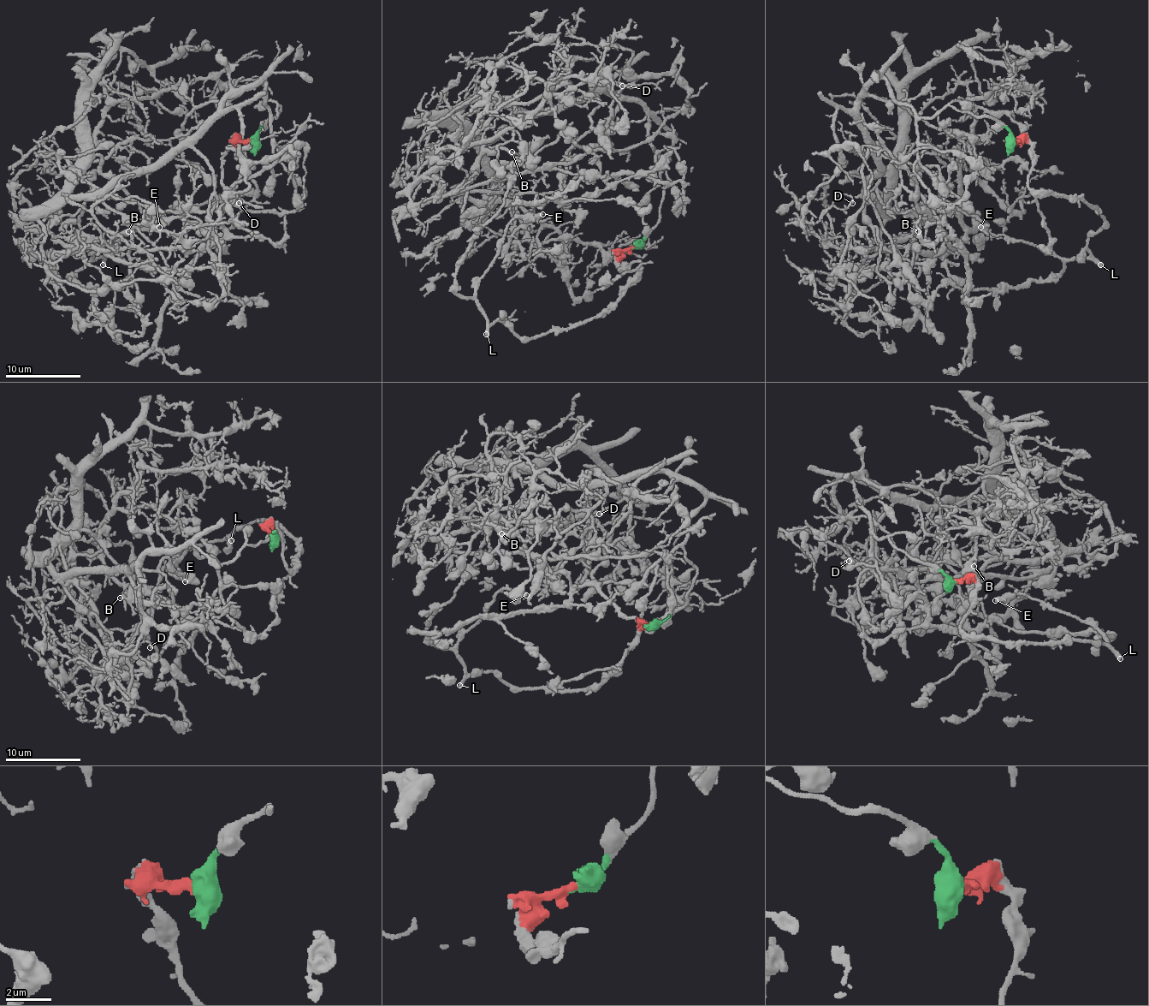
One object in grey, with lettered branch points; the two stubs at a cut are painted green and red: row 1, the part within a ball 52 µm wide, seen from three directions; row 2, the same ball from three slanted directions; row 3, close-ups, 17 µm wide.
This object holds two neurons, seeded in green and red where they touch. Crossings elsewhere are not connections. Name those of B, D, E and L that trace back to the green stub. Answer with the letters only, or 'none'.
B, D

